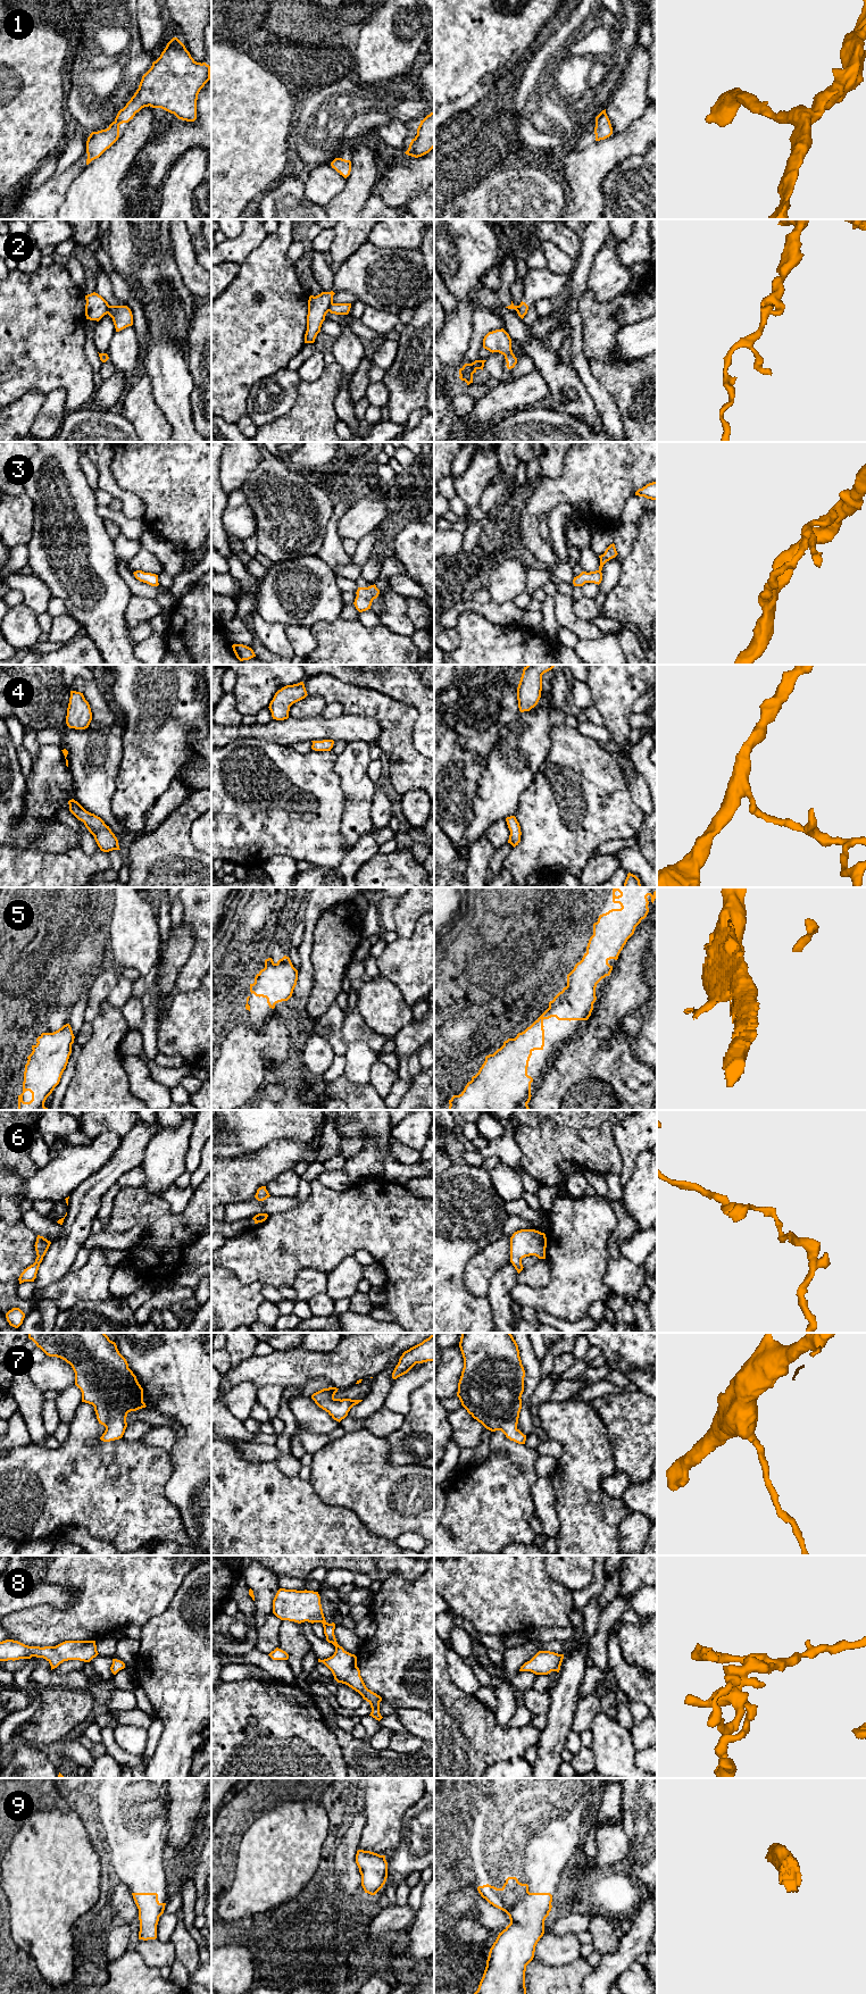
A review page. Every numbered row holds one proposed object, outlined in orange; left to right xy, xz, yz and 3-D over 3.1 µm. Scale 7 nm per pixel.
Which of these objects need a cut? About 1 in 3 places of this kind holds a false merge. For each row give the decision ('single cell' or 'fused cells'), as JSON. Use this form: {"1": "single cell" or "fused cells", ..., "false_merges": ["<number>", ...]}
{"1": "single cell", "2": "fused cells", "3": "single cell", "4": "single cell", "5": "single cell", "6": "single cell", "7": "single cell", "8": "single cell", "9": "single cell", "false_merges": ["2"]}

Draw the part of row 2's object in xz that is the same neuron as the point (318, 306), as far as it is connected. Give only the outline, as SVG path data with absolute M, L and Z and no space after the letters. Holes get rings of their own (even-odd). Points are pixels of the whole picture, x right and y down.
M331 291L322 292L316 297L309 297L305 343L315 342L317 334L320 332L322 324L325 320L325 316L328 312L330 306L333 303L334 294L335 293Z

